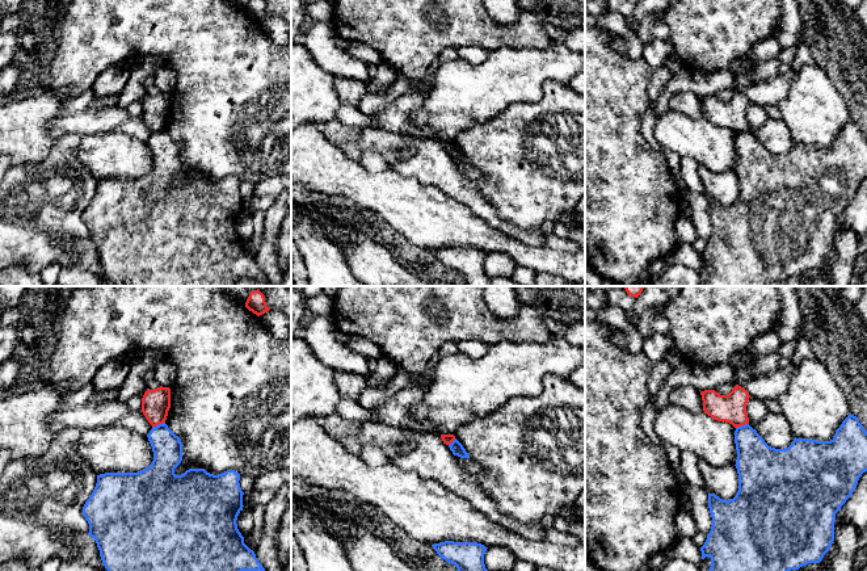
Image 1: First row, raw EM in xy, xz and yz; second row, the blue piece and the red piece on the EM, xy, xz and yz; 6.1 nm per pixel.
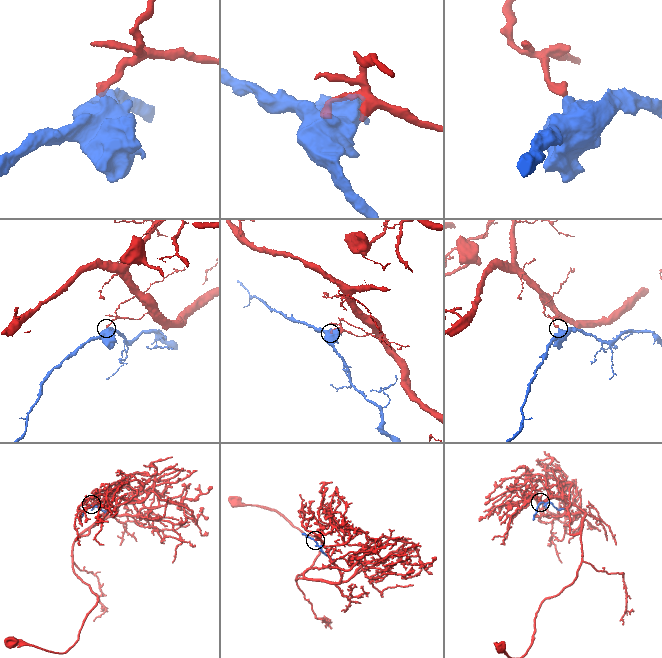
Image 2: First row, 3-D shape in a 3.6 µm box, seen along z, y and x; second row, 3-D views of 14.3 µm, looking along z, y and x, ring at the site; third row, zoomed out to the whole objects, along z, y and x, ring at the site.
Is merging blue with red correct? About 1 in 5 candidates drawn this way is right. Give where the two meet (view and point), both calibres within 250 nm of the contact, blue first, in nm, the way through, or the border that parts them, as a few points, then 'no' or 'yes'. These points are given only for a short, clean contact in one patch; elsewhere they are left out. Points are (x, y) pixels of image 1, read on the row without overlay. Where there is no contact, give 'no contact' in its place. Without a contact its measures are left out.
contact xy (159, 130); calibres 180 and 180 nm; border xy (164, 127), (152, 133); no

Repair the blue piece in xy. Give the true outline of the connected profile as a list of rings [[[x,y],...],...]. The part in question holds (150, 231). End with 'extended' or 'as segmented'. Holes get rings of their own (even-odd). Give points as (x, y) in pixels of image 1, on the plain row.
[[[165,129],[152,133],[147,140],[152,152],[153,167],[152,169],[138,179],[105,179],[97,181],[96,193],[83,213],[83,222],[89,230],[88,242],[92,243],[100,256],[101,266],[108,278],[115,286],[235,286],[236,281],[241,277],[262,277],[266,280],[262,270],[256,264],[253,256],[244,249],[244,243],[237,235],[237,222],[243,215],[243,201],[240,194],[240,180],[235,176],[227,176],[222,180],[214,181],[205,175],[189,175],[181,181],[174,180],[174,175],[182,167],[182,148]]]; as segmented

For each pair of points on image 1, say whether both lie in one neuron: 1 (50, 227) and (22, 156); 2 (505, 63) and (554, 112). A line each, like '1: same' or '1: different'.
1: different
2: different

